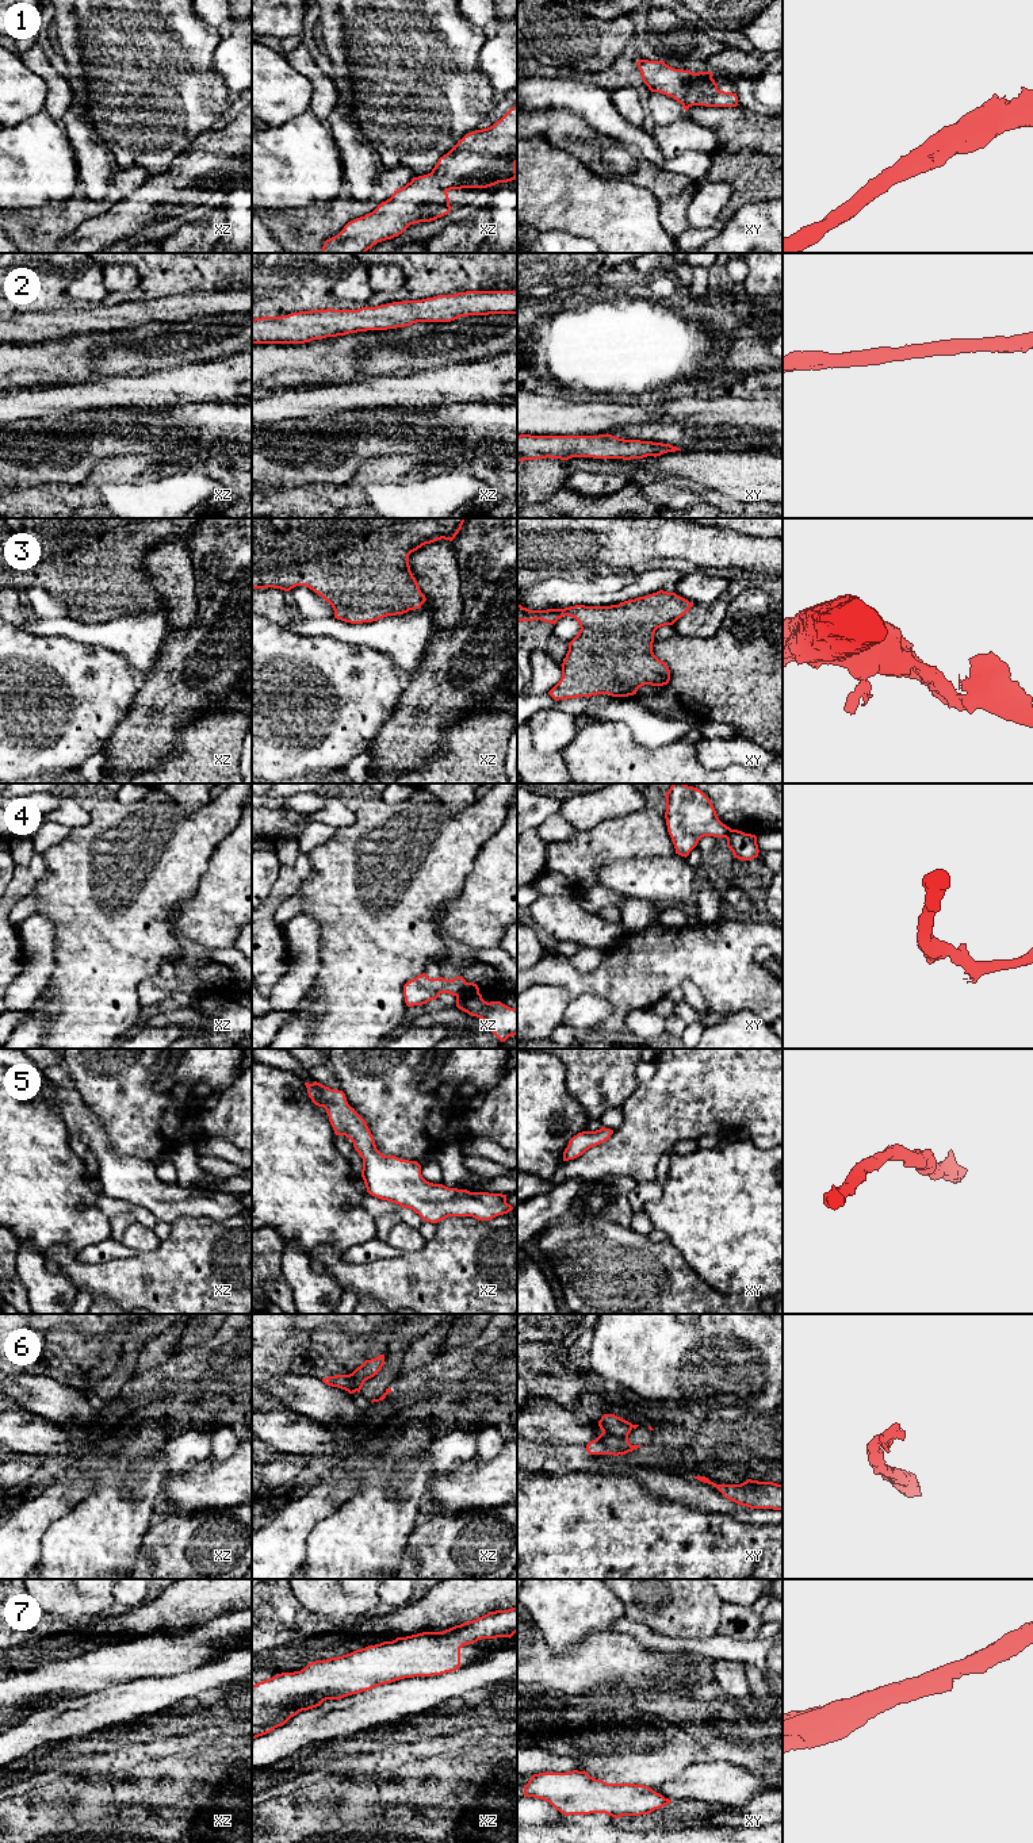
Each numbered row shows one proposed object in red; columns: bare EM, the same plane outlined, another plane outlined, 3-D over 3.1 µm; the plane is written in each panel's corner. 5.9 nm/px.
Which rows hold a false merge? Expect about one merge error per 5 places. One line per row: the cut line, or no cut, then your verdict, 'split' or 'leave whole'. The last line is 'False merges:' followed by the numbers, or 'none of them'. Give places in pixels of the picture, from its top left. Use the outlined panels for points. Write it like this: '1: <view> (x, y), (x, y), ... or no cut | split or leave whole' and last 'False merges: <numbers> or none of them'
1: no cut | leave whole
2: no cut | leave whole
3: no cut | leave whole
4: xz (467, 983), (456, 997) | split
5: no cut | leave whole
6: xz (345, 1375), (354, 1387), (363, 1382) | split
7: no cut | leave whole
False merges: 4, 6

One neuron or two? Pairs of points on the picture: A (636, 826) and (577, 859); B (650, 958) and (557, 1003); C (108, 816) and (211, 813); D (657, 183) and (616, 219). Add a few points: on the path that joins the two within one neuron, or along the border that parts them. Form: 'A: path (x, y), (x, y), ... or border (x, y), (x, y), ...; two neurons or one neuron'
A: path (622, 838), (592, 849); one neuron
B: border (539, 984), (559, 987), (572, 999); two neurons
C: path (134, 835), (186, 835); one neuron
D: border (624, 179), (653, 194), (658, 203), (660, 219); two neurons

